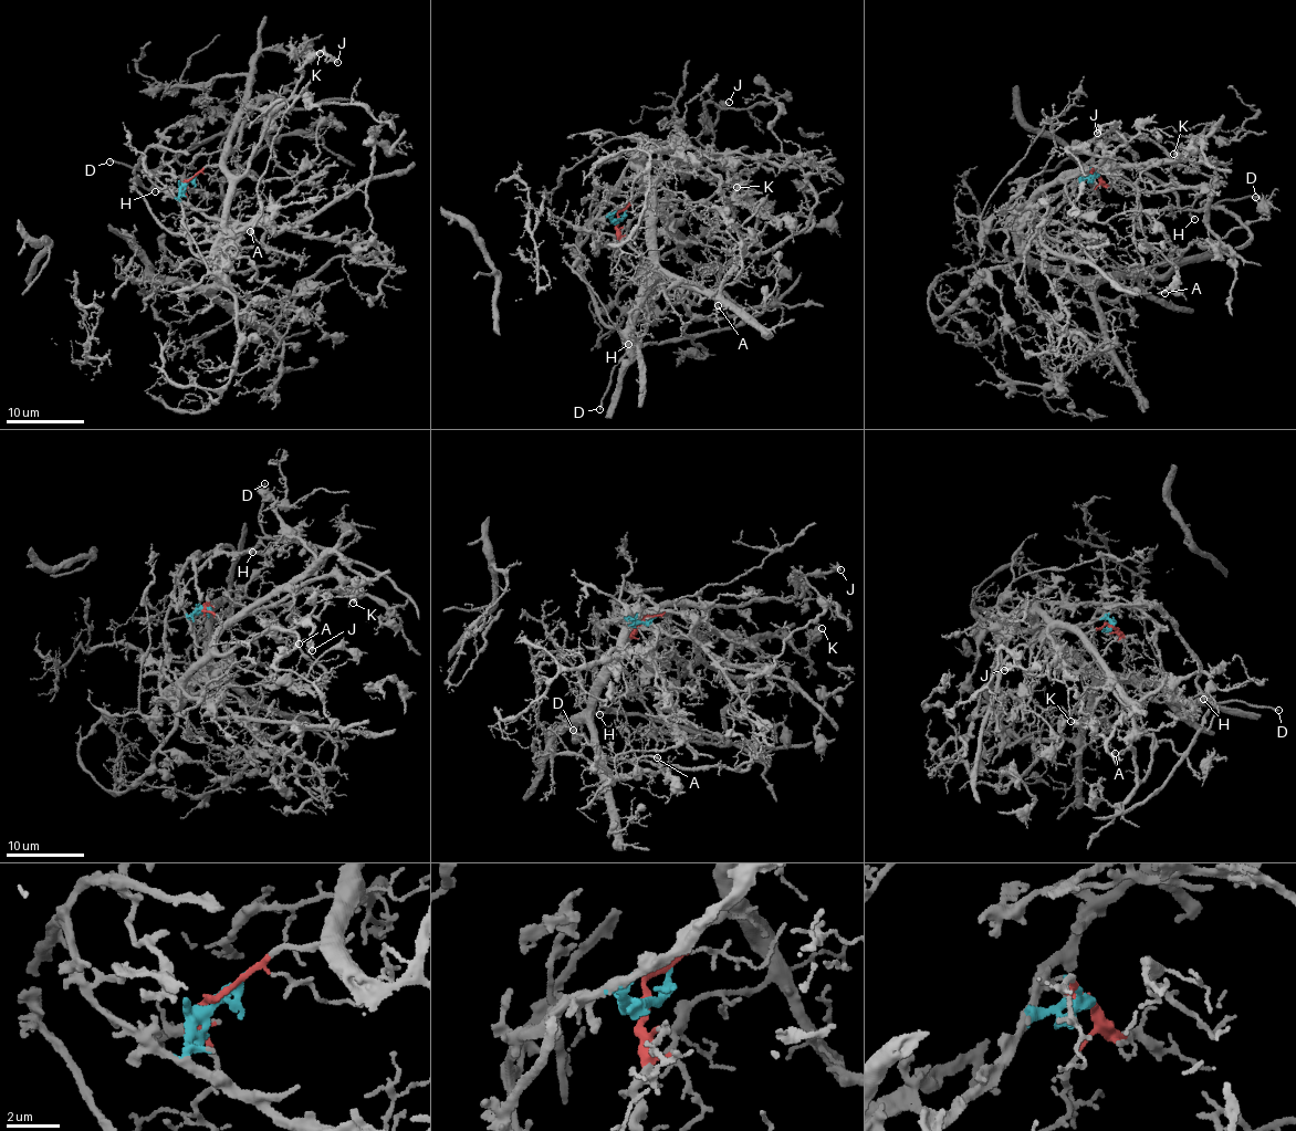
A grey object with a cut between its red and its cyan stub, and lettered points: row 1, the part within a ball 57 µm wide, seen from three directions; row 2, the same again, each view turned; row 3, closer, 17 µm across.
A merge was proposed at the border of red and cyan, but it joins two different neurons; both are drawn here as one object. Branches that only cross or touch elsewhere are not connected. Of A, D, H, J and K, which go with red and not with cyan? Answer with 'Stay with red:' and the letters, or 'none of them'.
Stay with red: A, J, K

